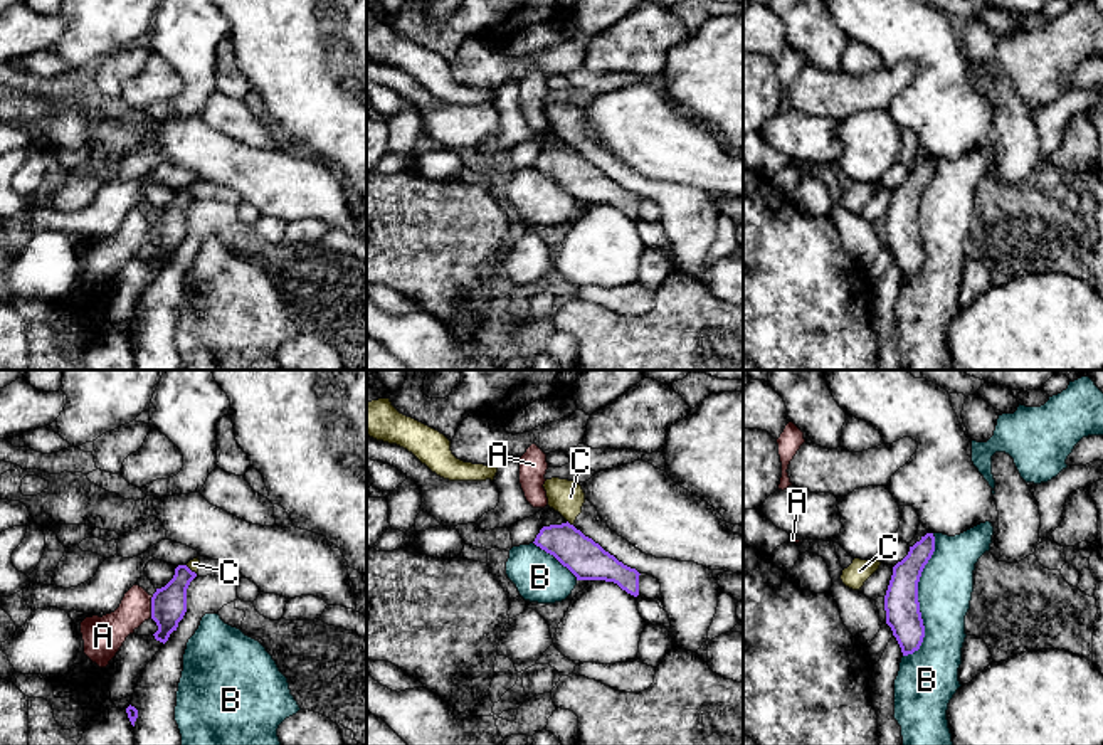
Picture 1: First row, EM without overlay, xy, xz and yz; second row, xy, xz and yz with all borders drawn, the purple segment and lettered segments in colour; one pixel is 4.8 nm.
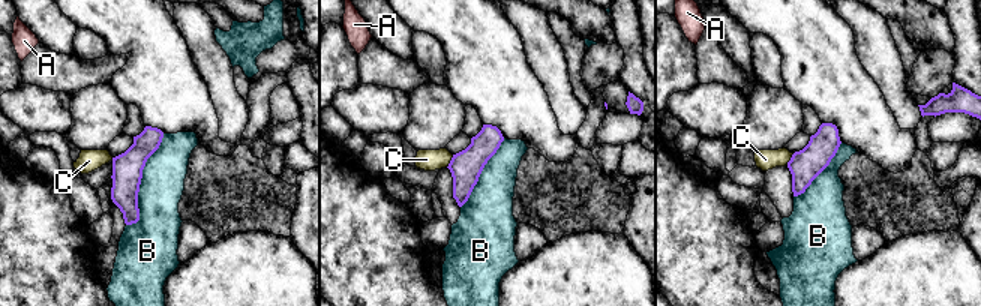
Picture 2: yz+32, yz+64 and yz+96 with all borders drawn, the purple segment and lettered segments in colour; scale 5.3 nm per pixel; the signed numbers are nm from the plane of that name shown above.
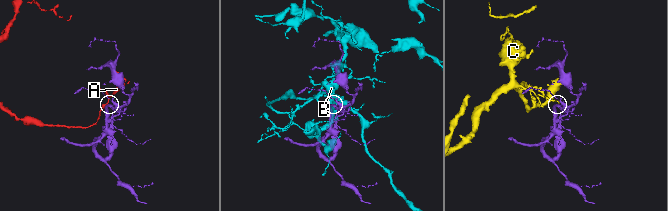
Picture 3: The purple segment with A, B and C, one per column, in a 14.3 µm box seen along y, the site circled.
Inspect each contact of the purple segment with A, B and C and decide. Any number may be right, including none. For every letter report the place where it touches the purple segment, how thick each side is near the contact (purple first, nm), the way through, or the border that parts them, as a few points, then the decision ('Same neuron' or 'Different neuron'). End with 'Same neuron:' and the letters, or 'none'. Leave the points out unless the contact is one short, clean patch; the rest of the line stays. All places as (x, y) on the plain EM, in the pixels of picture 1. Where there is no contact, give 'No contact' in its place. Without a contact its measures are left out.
A: Touches purple at xy (152, 231). Thickness 180 nm (purple) against 170 nm. Boundary: xy (153, 219), (150, 241). Different neuron
B: Touches purple at yz (917, 222). Thickness 170 nm (purple) against 260 nm. Different neuron
C: Touches purple at xz (569, 147). Thickness 190 nm (purple) against 160 nm. Boundary: xz (567, 143), (572, 148). Different neuron
Same neuron: none

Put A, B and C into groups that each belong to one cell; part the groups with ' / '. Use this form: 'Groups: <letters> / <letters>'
Groups: A / B / C

